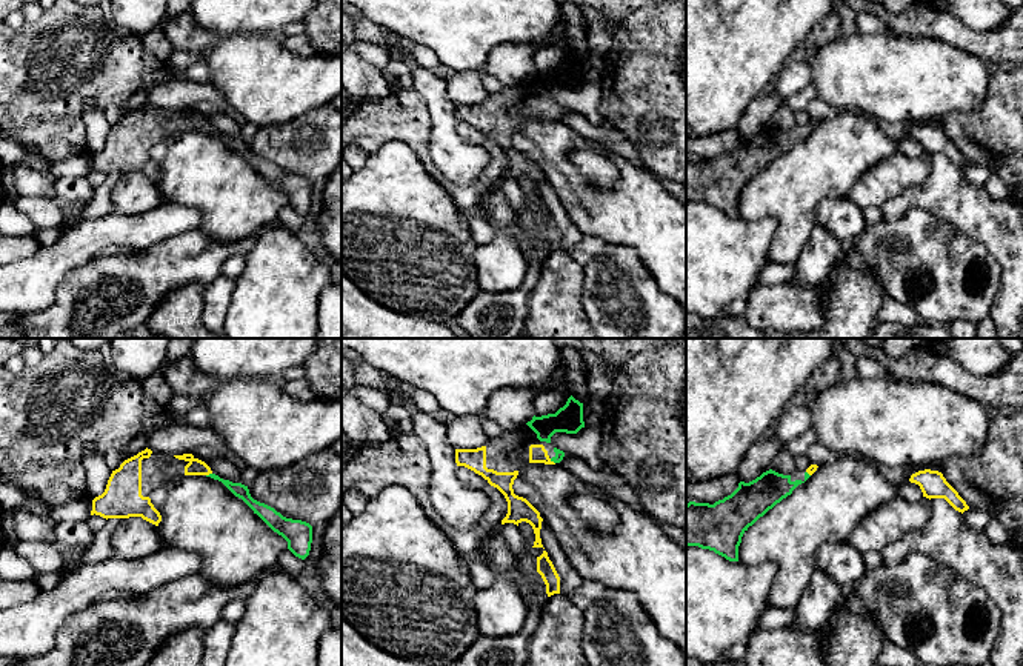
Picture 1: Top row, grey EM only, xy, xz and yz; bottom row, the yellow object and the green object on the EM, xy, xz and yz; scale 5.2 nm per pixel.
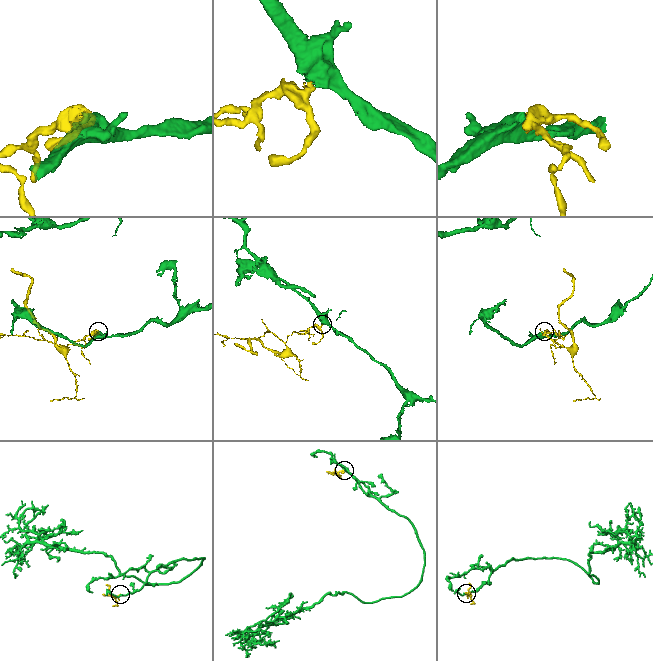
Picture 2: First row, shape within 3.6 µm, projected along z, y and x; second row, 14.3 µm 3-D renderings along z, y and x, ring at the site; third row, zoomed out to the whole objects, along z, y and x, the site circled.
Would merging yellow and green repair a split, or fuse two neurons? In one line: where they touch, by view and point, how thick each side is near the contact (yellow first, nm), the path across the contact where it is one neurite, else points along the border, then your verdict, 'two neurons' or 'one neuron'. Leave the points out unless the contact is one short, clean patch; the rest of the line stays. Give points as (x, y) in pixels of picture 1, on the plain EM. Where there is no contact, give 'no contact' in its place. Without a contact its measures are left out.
meets yellow in xy at (208, 129); 90 nm thick on the yellow side, 70 nm on the other; runs through xy (196, 122), (208, 129), (239, 145); one neuron

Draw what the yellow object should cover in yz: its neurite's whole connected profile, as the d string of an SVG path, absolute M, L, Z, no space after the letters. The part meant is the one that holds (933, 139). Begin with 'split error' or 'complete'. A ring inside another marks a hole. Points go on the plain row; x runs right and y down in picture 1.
complete; M918 126L911 131L911 138L920 142L923 152L926 154L945 154L955 166L965 168L969 165L966 157L958 151L958 148L946 137L938 126Z

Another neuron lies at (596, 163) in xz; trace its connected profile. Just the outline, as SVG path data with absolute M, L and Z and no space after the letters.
M591 142L592 148L572 151L571 162L592 185L609 189L620 174L617 163L612 160L614 151L605 142Z

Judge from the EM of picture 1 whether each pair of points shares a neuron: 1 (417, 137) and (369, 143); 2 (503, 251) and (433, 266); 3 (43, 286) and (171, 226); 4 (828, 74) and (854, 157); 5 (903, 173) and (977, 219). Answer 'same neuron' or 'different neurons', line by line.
1: same neuron
2: different neurons
3: same neuron
4: different neurons
5: different neurons

